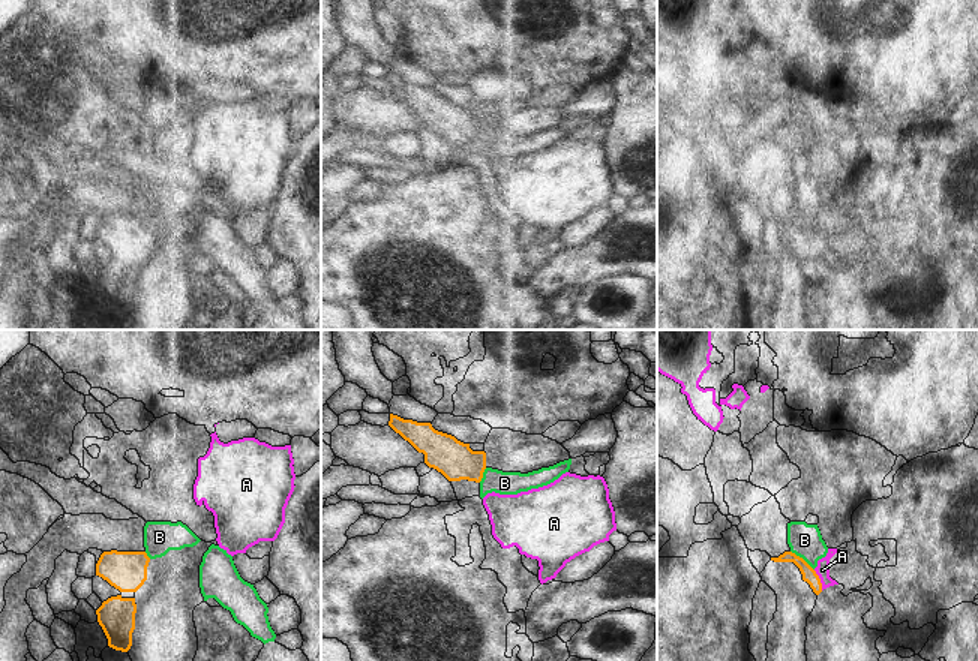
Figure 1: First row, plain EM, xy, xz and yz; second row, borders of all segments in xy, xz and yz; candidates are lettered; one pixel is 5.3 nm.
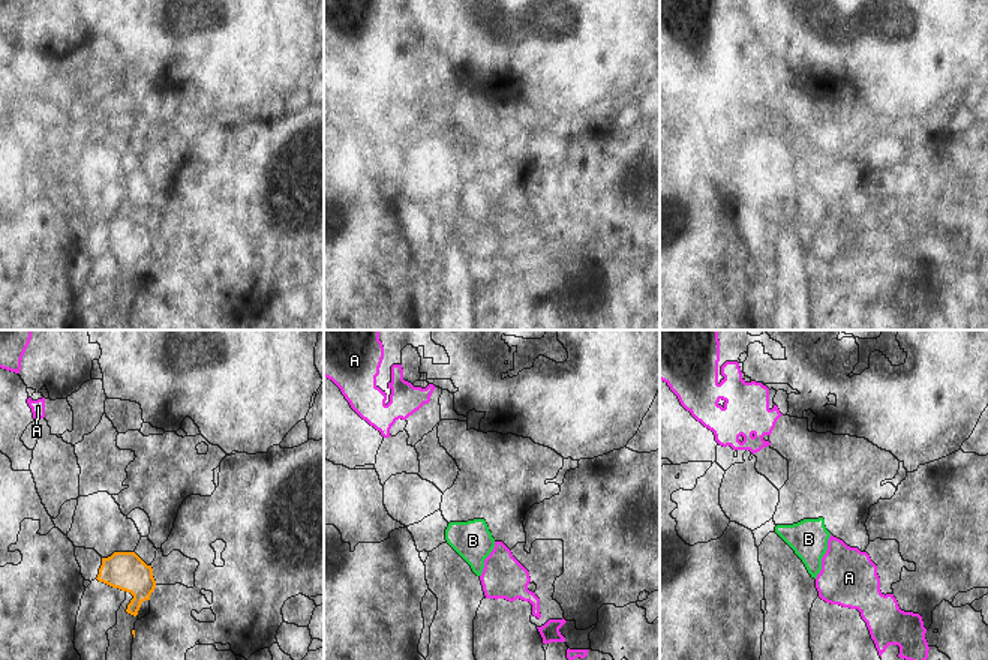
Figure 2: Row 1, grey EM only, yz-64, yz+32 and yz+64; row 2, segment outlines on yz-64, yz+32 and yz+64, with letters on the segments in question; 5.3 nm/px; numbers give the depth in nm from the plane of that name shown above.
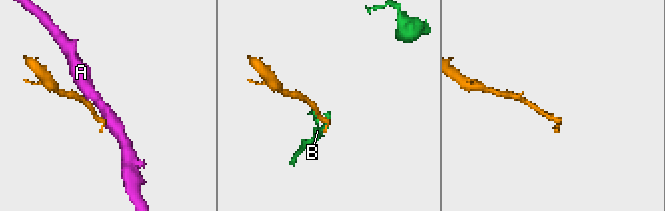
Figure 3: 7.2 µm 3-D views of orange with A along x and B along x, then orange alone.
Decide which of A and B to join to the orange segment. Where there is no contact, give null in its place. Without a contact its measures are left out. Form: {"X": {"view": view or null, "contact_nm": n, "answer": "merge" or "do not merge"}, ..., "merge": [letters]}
{"A": {"view": "yz", "contact_nm": 120, "answer": "merge"}, "B": {"view": "yz", "contact_nm": 170, "answer": "do not merge"}, "merge": ["A"]}

